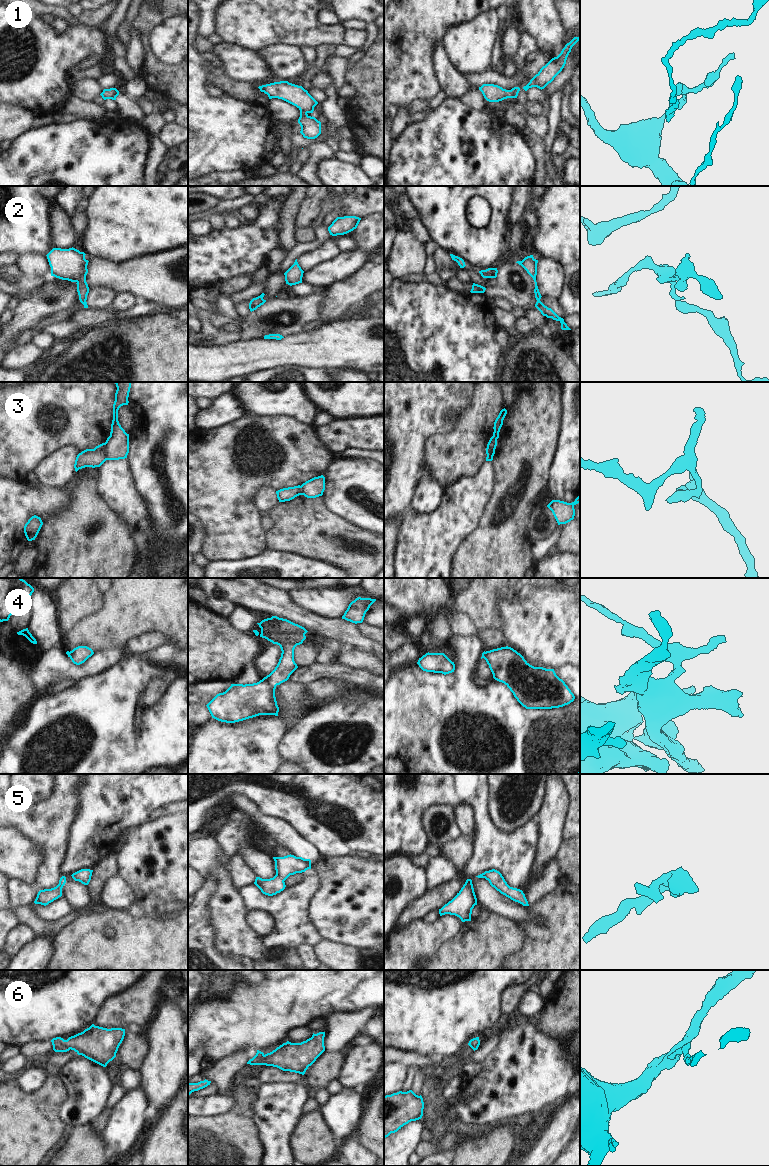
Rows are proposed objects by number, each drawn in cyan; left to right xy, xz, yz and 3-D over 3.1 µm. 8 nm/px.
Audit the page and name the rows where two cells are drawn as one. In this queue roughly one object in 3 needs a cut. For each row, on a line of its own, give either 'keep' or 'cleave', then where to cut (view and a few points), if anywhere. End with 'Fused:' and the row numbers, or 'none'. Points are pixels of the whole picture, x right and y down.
1: keep; cut none
2: keep; cut none
3: cleave; cut xy (104, 443), (104, 456), (106, 459)
4: keep; cut none
5: keep; cut none
6: keep; cut none
Fused: 3

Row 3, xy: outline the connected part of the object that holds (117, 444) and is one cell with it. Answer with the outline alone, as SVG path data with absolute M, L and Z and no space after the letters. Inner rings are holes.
M116 382L115 401L113 404L113 420L110 436L105 442L106 460L119 460L127 458L129 453L129 434L121 427L118 421L118 410L128 405L131 382Z

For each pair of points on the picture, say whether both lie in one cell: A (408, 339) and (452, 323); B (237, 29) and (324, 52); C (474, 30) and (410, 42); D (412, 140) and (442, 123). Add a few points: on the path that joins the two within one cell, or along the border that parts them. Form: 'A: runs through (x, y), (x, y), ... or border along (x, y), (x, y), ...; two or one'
A: runs through (419, 339), (427, 336), (432, 331), (441, 331); one
B: border along (335, 45), (319, 45), (315, 49); two
C: border along (466, 22), (455, 26), (449, 32), (443, 46); two
D: runs through (419, 140), (425, 140), (435, 130); one

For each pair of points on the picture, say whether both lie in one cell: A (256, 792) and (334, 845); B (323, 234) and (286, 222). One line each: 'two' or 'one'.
A: one
B: two

